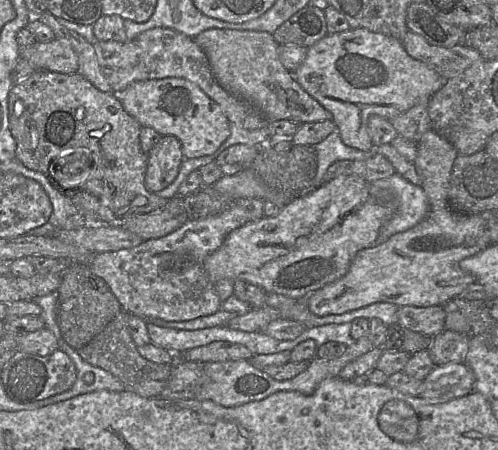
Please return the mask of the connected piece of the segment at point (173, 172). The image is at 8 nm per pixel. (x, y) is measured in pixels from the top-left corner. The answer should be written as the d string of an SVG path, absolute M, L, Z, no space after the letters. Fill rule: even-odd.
M162 135L147 153L145 186L159 193L177 177L184 160L180 140L173 135Z

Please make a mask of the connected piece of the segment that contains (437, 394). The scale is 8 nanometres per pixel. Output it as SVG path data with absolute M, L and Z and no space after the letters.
M466 363L435 368L421 381L419 397L429 403L444 403L474 391L475 375Z

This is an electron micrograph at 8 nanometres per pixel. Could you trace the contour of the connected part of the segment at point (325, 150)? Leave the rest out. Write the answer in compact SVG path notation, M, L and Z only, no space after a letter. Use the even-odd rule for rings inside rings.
M338 131L328 135L323 141L313 146L317 156L317 171L310 185L303 191L308 194L317 189L331 164L339 160L364 160L369 158L372 151L362 151L345 145Z

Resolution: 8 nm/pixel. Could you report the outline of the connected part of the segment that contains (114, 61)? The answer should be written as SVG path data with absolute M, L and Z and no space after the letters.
M152 28L136 38L120 41L94 41L101 71L112 87L113 93L121 93L131 83L163 79L185 78L196 83L221 108L224 115L237 126L257 130L268 124L267 120L250 104L225 90L215 79L208 57L194 38L171 28Z

